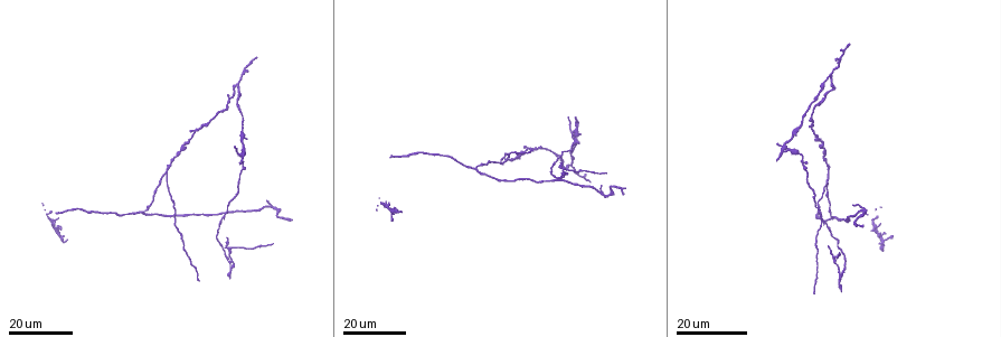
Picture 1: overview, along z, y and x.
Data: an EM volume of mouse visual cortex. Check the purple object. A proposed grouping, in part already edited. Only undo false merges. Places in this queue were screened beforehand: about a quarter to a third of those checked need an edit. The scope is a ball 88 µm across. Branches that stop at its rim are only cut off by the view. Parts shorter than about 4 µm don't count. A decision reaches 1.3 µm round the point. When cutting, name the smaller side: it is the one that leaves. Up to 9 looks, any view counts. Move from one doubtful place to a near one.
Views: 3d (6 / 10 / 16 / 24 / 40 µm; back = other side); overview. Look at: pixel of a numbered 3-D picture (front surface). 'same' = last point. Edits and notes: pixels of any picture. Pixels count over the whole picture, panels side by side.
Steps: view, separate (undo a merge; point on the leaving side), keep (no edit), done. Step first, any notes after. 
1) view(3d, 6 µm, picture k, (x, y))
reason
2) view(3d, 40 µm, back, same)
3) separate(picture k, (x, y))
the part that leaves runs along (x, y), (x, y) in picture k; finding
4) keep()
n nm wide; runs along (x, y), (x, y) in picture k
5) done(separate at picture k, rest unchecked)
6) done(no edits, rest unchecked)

view(3d, 24 µm, picture 1, (828, 170))

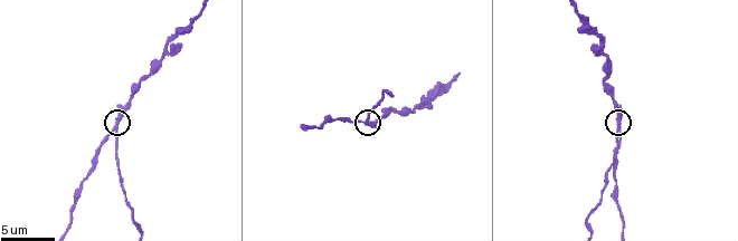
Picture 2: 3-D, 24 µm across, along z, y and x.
view(3d, 6 µm, picture 2, (619, 130))

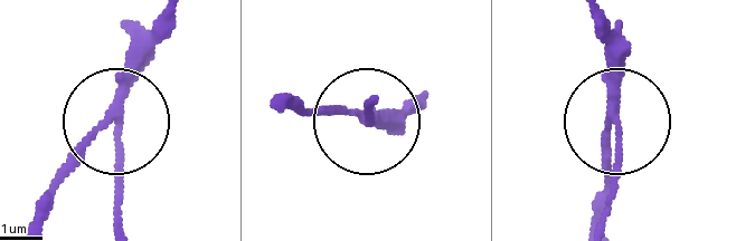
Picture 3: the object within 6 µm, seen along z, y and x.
separate(picture 3, (115, 192))
3 arms; a second neuron is stuck on

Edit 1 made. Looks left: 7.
view(3d, 6 µm, picture 2, (606, 59))
sudden change in width

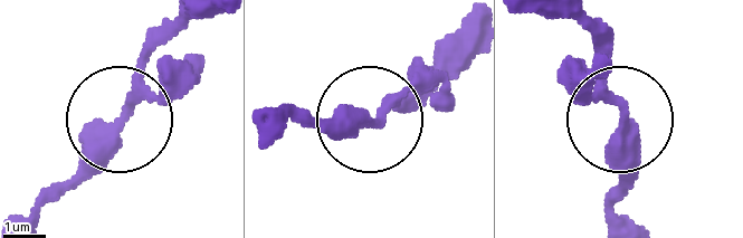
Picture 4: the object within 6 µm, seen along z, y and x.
keep()
3 arms; runs along (449, 59), (364, 123), (304, 123) in picture 4; continuous, no second neuron

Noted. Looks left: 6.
view(3d, 16 µm, picture 1, (830, 76))
small branch off a trunk

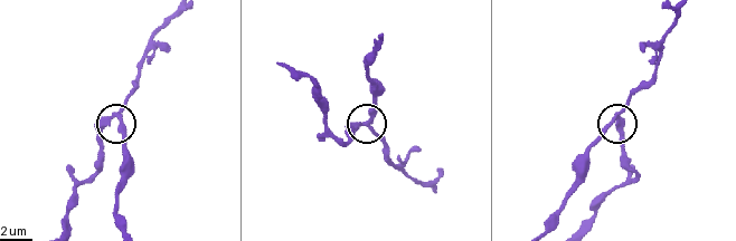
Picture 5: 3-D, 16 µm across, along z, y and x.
view(3d, 10 µm, picture 5, (615, 116))
zoom in

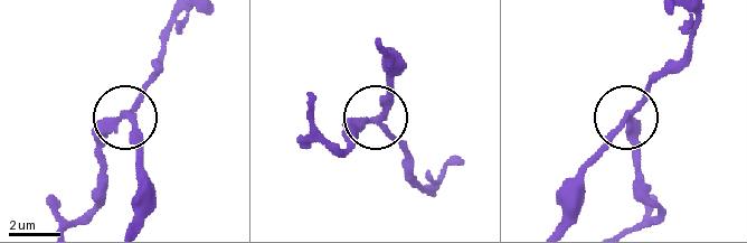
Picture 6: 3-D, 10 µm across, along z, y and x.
view(3d, 10 µm, back, picture 6, (383, 117))
from behind

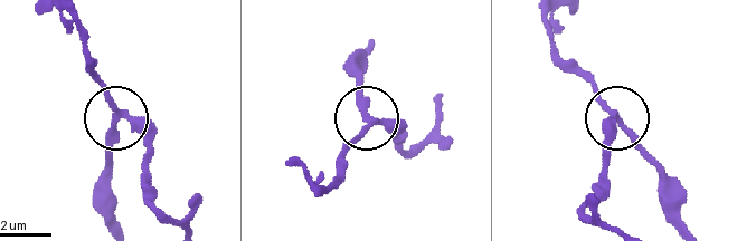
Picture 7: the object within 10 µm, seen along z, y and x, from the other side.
separate(picture 7, (112, 148))
210 nm wide; two neurons meet here

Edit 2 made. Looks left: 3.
view(3d, 16 µm, picture 1, (273, 206))
calibre changes

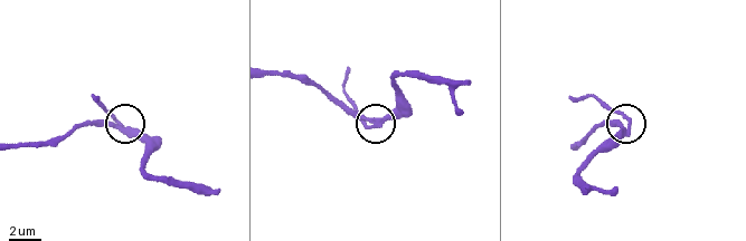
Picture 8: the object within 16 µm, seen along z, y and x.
view(3d, 6 µm, picture 8, (129, 130))
zoom in

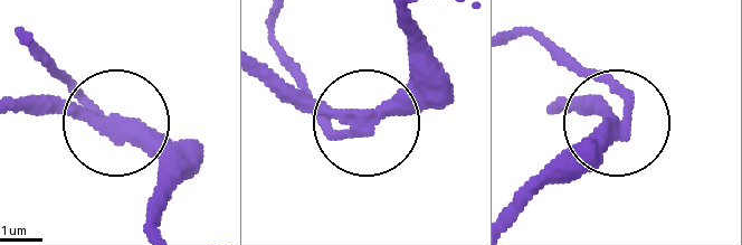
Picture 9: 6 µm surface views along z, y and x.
separate(picture 9, (74, 81))
the part that leaves runs along (111, 122), (18, 30) in picture 9; a second neuron is stuck on

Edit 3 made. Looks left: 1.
done(separate at picture 3, separate at picture 7, separate at picture 9, rest unchecked)

